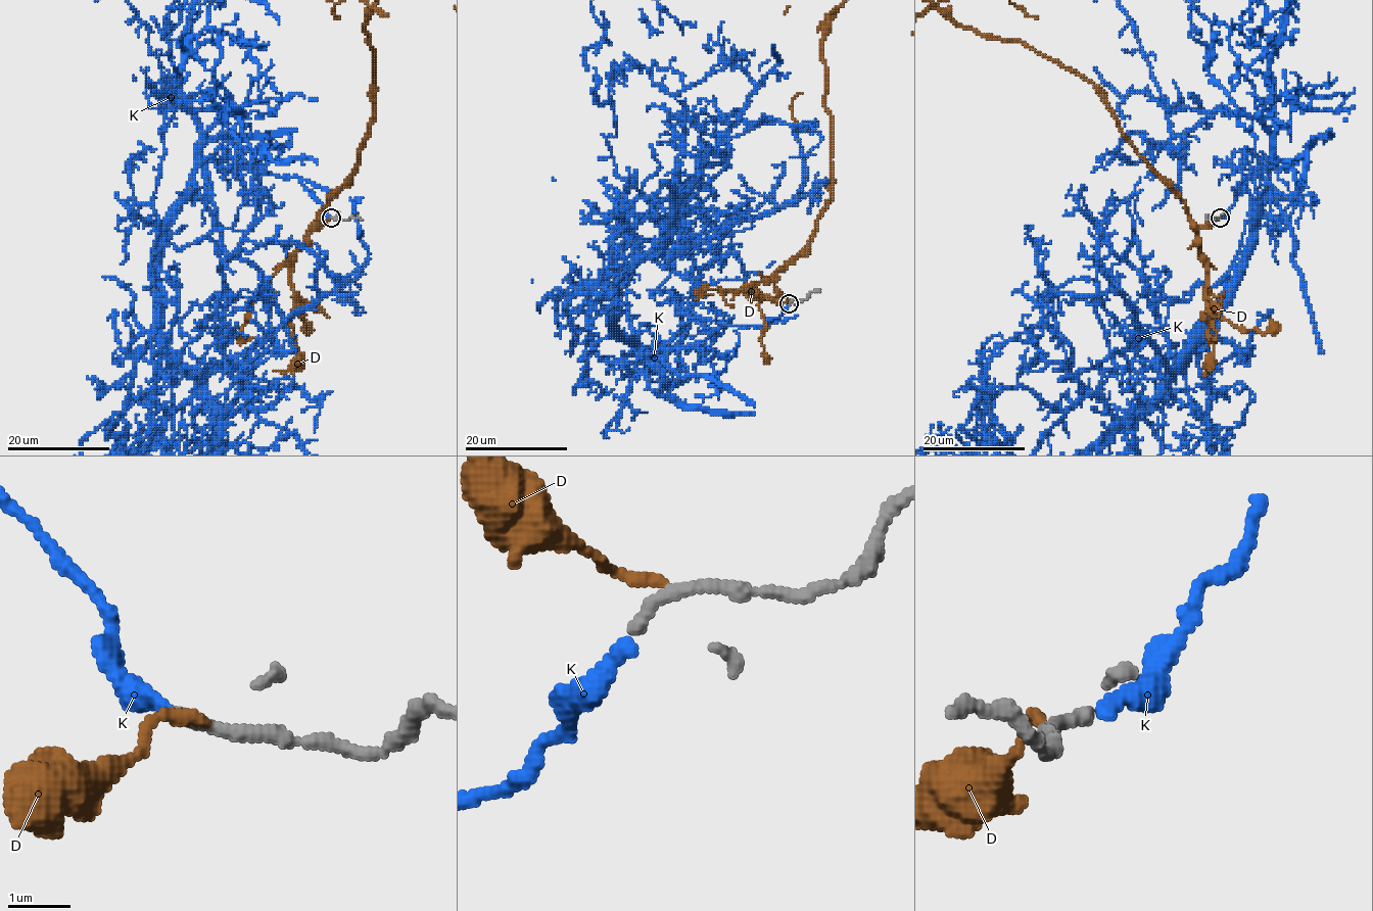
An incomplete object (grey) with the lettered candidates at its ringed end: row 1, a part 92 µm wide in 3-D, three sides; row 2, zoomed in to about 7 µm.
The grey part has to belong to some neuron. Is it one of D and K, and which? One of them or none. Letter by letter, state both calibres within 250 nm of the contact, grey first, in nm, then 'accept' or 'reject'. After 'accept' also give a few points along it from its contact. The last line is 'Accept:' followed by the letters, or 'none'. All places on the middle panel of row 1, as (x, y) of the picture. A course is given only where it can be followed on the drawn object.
D: 280/170 nm | reject
K: 200/280 nm | accept | via (789, 304), (765, 326), (728, 326), (682, 315), (680, 329), (657, 351), (646, 351), (618, 332), (618, 306)
Accept: K

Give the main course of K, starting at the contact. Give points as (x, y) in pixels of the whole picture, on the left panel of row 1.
K: (331, 218), (295, 176), (238, 169), (220, 149), (199, 164), (188, 197), (167, 228), (160, 252), (160, 302)

